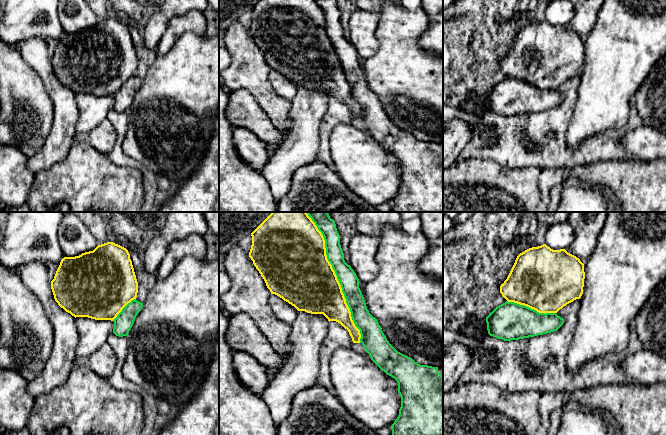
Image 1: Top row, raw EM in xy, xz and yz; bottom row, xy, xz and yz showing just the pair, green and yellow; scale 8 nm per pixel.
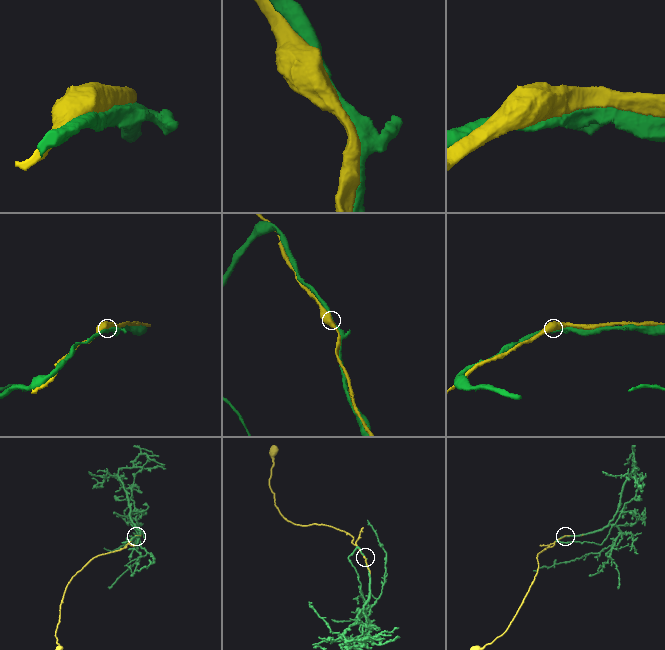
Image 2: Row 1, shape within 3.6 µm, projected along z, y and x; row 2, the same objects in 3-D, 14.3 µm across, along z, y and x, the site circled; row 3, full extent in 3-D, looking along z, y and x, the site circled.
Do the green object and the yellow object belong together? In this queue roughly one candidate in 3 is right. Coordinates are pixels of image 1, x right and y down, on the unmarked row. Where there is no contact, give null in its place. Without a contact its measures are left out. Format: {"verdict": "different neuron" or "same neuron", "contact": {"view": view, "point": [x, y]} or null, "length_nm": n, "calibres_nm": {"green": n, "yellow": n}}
{"verdict": "same neuron", "contact": {"view": "xz", "point": [339, 58]}, "length_nm": 1000, "calibres_nm": {"green": 150, "yellow": 460}}

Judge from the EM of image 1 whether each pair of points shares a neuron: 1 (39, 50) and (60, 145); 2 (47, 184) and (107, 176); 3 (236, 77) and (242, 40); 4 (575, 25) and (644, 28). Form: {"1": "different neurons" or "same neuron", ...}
{"1": "same neuron", "2": "same neuron", "3": "same neuron", "4": "different neurons"}

